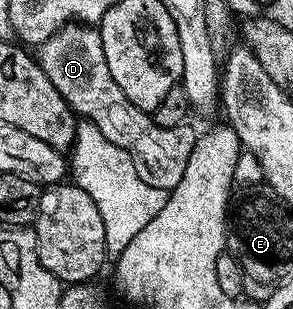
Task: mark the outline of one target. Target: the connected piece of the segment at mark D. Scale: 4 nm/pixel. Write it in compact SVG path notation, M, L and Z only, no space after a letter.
M80 22L66 24L36 49L35 59L43 74L51 78L51 86L59 90L74 113L95 125L107 142L115 142L115 146L123 149L148 184L172 190L179 178L183 178L183 170L187 170L187 158L191 158L198 133L192 132L188 123L161 128L150 113L130 102L127 94L119 90L115 78L111 78L111 70L107 70L103 38L96 27Z

